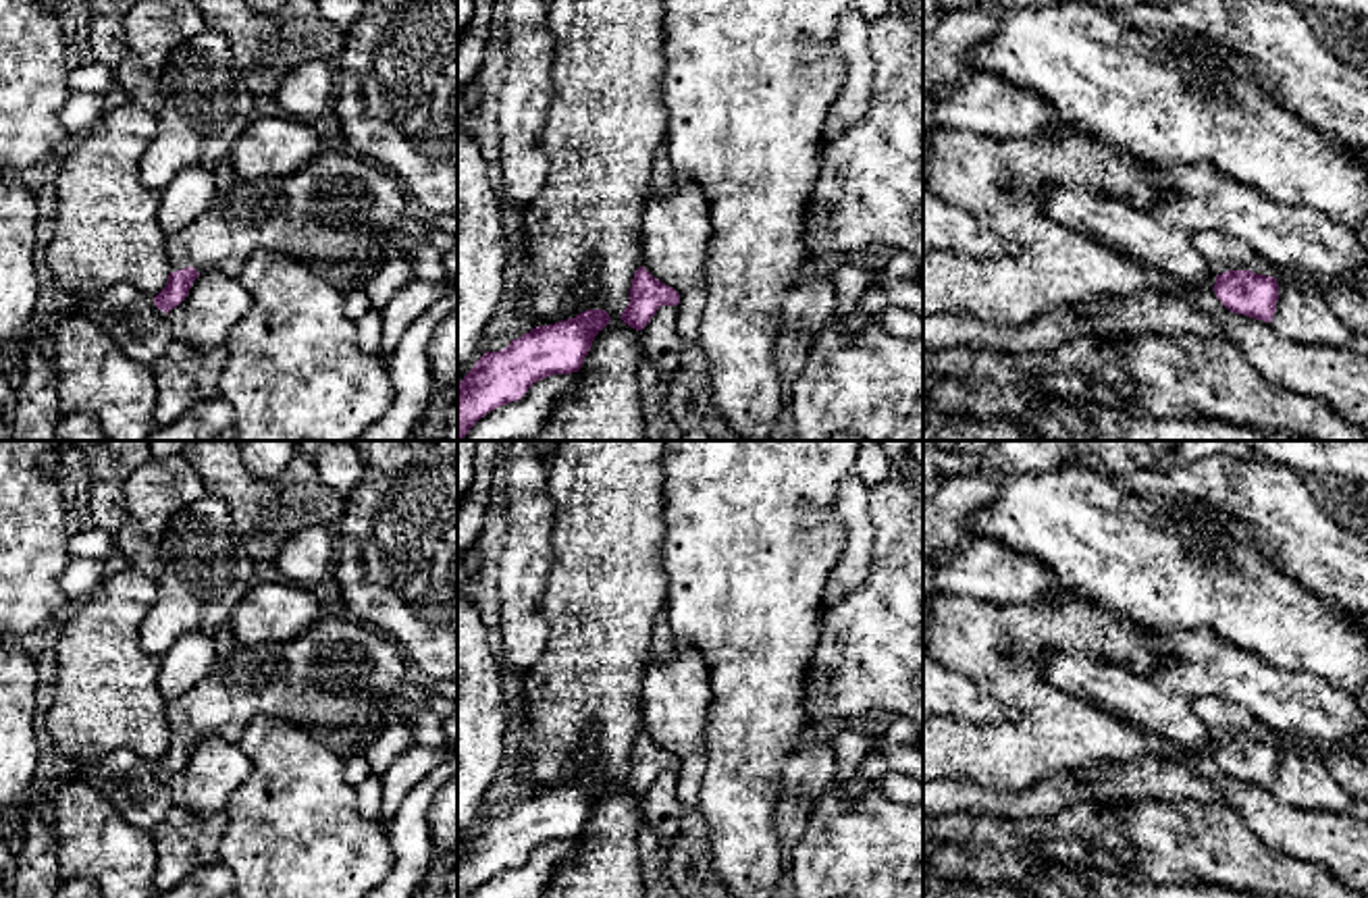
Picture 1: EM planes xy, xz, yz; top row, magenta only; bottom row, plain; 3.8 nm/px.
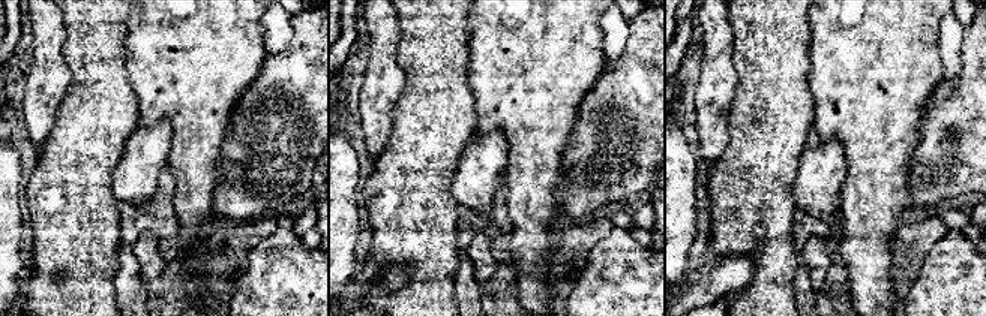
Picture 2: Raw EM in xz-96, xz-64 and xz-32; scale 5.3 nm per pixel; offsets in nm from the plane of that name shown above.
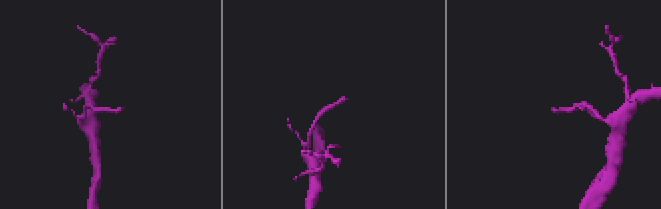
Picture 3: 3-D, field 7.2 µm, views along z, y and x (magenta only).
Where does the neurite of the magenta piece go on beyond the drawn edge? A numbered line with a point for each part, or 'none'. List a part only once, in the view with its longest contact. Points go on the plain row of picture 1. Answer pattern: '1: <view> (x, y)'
1: yz (1223, 718)

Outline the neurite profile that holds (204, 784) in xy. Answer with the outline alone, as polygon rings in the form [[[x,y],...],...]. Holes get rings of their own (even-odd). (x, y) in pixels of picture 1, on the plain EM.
[[[204,736],[193,746],[189,761],[166,784],[175,807],[210,815],[225,811],[231,794],[249,773],[252,763],[237,742]]]

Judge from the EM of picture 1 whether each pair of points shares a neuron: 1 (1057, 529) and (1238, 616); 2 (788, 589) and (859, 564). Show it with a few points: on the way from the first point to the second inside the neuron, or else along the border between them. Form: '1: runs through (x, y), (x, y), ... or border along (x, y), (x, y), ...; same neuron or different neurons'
1: runs through (1102, 541), (1140, 558), (1192, 570); same neuron
2: border along (847, 529), (845, 553), (820, 599); different neurons

